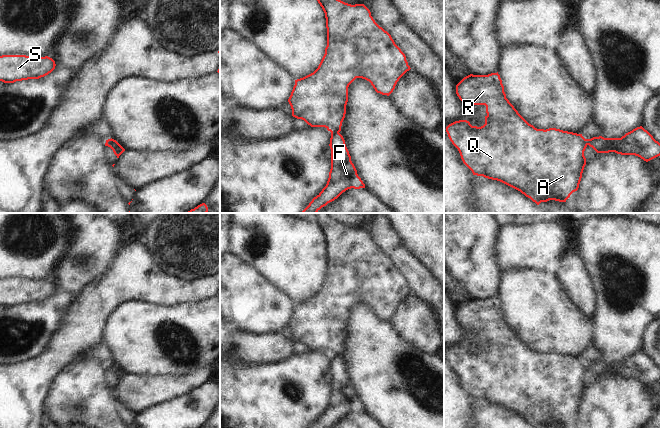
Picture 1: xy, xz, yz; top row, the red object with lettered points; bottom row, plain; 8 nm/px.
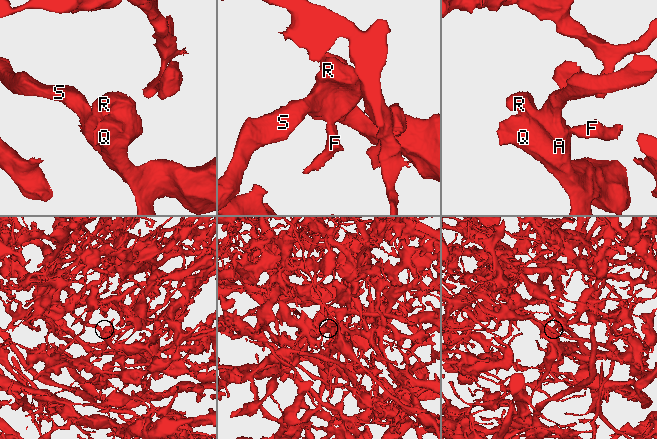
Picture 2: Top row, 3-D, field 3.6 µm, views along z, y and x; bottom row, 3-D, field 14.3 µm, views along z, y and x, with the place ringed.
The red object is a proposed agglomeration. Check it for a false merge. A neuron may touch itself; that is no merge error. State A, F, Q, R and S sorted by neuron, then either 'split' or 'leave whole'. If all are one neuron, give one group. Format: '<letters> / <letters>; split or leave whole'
A Q R S / F; split

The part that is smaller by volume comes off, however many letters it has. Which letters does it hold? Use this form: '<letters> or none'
F

